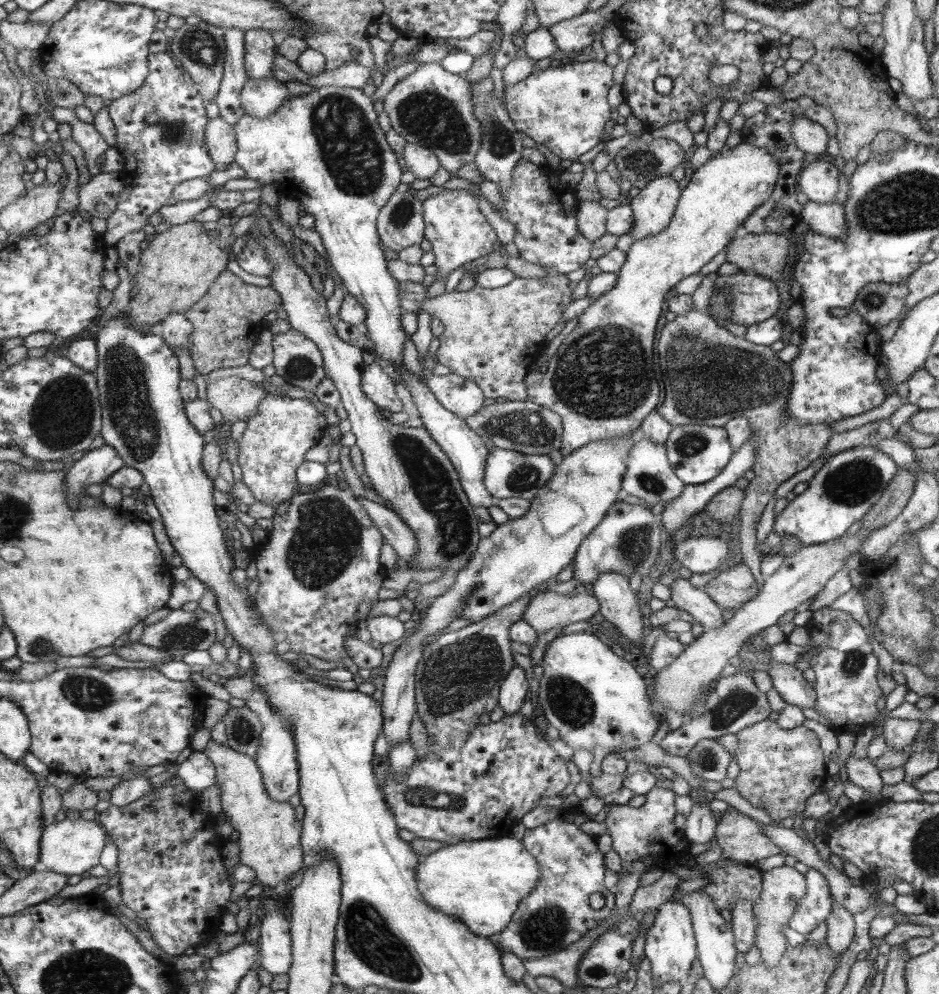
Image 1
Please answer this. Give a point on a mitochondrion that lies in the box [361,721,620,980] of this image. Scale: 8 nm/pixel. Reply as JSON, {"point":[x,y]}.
{"point":[546,929]}

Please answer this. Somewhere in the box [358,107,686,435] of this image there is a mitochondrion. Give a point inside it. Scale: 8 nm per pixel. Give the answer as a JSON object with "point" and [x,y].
{"point":[603,373]}

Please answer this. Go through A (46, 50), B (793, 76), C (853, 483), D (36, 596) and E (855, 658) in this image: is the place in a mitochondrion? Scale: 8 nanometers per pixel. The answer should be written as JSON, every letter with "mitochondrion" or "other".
{"A":"other","B":"other","C":"mitochondrion","D":"other","E":"mitochondrion"}

